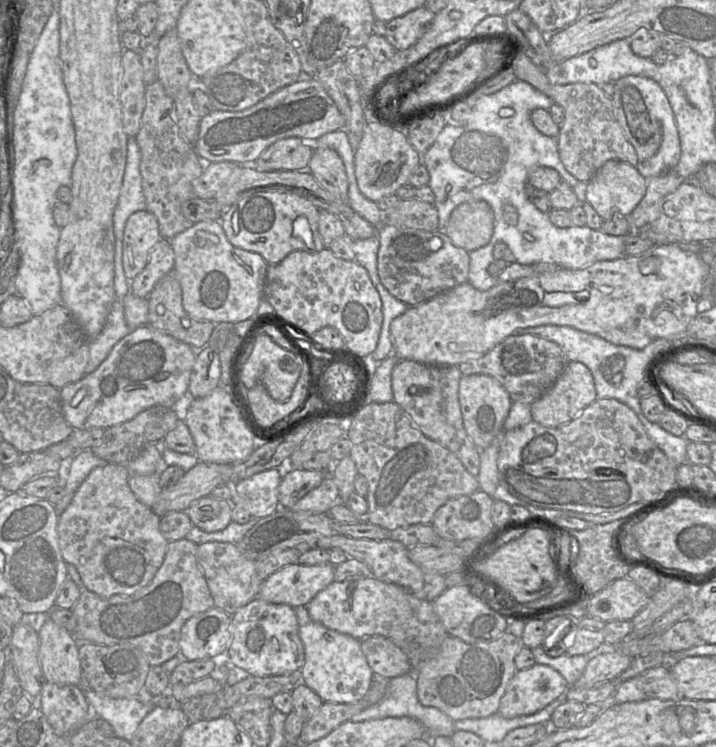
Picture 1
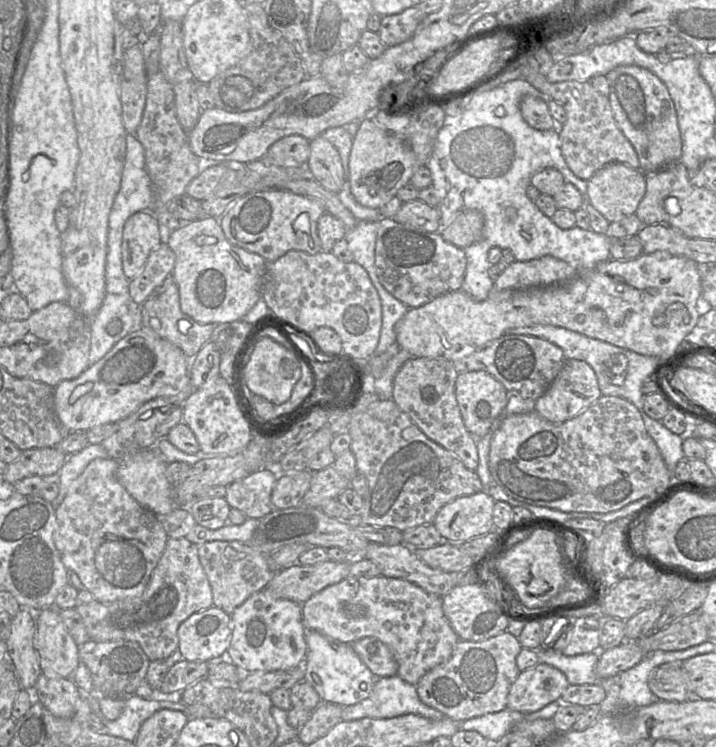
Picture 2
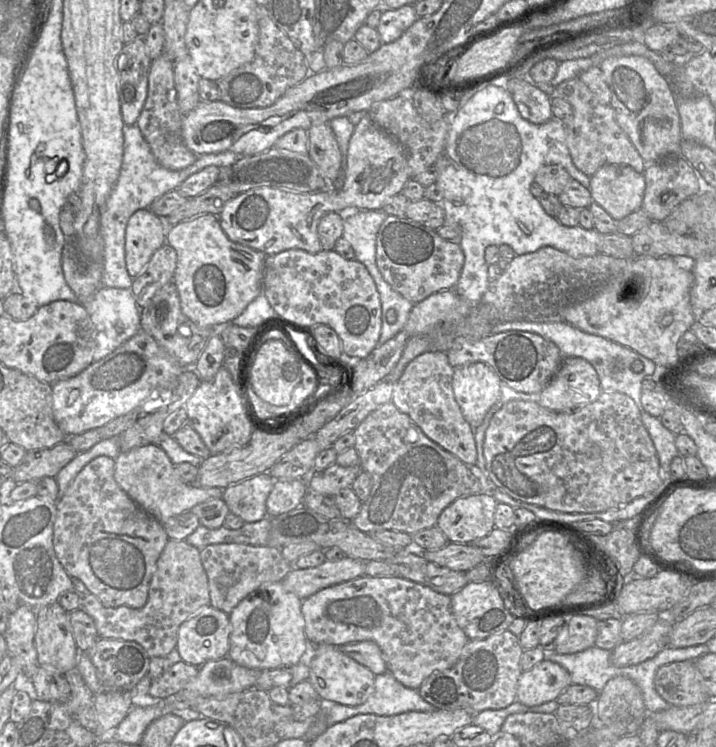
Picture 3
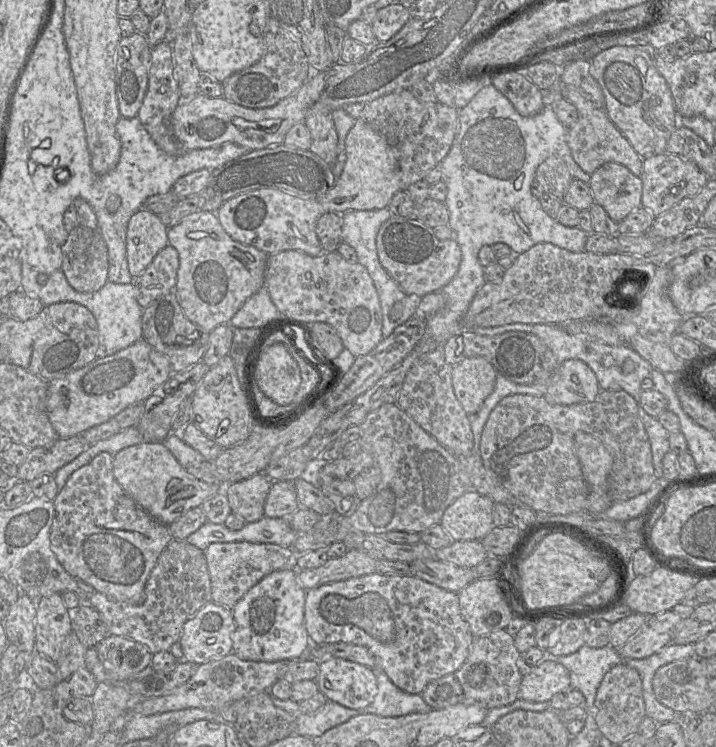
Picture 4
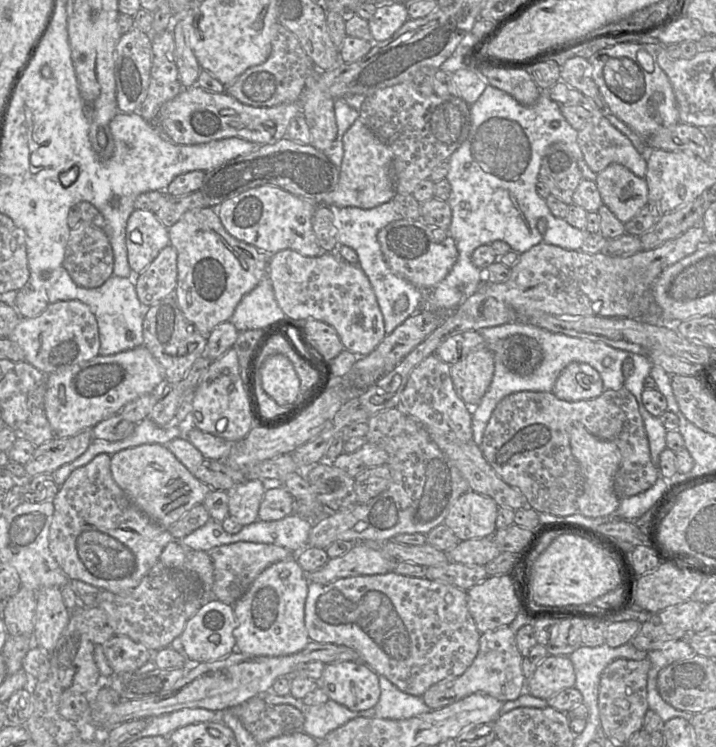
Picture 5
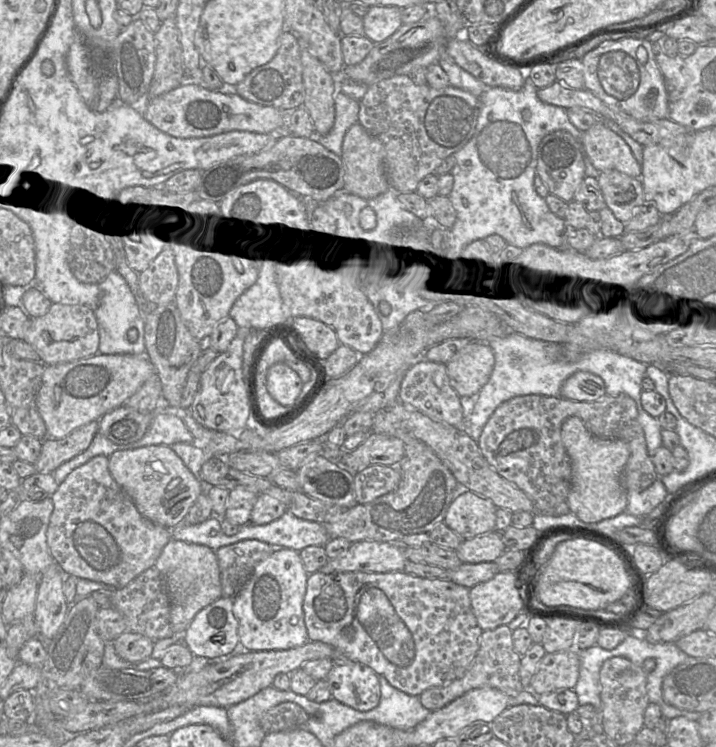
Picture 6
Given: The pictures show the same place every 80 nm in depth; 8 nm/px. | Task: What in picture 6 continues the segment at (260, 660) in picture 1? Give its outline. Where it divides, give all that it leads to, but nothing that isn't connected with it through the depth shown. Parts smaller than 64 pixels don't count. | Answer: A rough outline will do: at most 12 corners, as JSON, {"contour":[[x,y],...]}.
{"contour":[[276,548],[233,598],[241,649],[309,641],[308,576]]}

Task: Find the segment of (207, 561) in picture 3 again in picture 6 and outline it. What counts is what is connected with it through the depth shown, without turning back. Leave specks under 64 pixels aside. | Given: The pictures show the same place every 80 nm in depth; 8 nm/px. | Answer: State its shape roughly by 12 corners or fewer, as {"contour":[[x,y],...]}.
{"contour":[[246,539],[215,551],[222,596],[233,599],[276,548]]}

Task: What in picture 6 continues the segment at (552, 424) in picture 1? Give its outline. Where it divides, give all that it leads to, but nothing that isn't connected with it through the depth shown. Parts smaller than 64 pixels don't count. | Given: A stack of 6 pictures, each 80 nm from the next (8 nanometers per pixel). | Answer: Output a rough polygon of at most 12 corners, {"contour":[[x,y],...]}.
{"contour":[[577,371],[561,388],[561,397],[596,401],[606,395],[598,375]]}

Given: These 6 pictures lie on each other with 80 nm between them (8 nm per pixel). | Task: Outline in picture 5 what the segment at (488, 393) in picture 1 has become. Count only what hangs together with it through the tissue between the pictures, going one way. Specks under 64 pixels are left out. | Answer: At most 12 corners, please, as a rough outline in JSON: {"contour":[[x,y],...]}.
{"contour":[[476,349],[450,367],[457,395],[475,407],[494,375],[494,354]]}

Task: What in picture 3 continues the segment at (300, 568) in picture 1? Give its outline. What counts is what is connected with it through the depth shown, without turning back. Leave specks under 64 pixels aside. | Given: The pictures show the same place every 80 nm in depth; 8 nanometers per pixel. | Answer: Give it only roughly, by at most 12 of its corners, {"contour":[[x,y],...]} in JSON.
{"contour":[[347,556],[292,568],[281,582],[304,600],[363,576],[366,562]]}

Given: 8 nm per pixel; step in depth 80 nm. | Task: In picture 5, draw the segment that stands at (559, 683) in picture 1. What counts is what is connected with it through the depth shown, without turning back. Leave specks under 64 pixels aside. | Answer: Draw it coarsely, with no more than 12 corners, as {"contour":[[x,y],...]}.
{"contour":[[547,655],[526,681],[526,691],[549,699],[574,687],[569,656]]}

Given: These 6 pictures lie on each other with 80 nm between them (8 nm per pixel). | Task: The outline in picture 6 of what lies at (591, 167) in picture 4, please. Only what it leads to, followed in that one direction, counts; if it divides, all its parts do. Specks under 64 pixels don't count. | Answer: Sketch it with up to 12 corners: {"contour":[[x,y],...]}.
{"contour":[[601,120],[580,135],[600,172],[641,178],[628,144]]}

